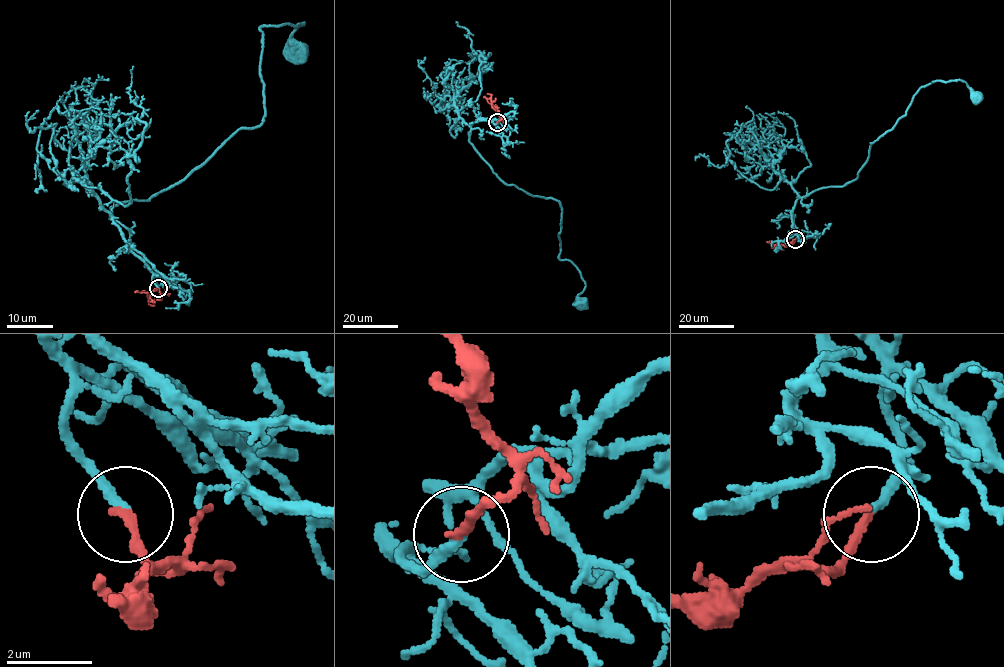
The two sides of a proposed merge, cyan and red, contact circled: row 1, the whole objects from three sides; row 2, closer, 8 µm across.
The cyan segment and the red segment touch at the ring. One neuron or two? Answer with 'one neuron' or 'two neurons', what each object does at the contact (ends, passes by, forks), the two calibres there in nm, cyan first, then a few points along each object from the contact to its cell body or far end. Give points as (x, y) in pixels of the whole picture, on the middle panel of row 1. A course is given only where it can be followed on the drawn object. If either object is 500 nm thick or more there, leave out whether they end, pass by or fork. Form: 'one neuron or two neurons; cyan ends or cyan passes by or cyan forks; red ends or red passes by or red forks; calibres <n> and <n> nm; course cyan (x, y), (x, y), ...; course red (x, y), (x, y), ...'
one neuron; cyan ends; red ends; calibres 220 and 240 nm; course cyan (498, 122), (473, 121), (469, 140), (507, 184), (558, 202), (559, 258), (580, 273), (582, 304); course red (498, 122), (500, 119), (498, 110), (487, 93)

